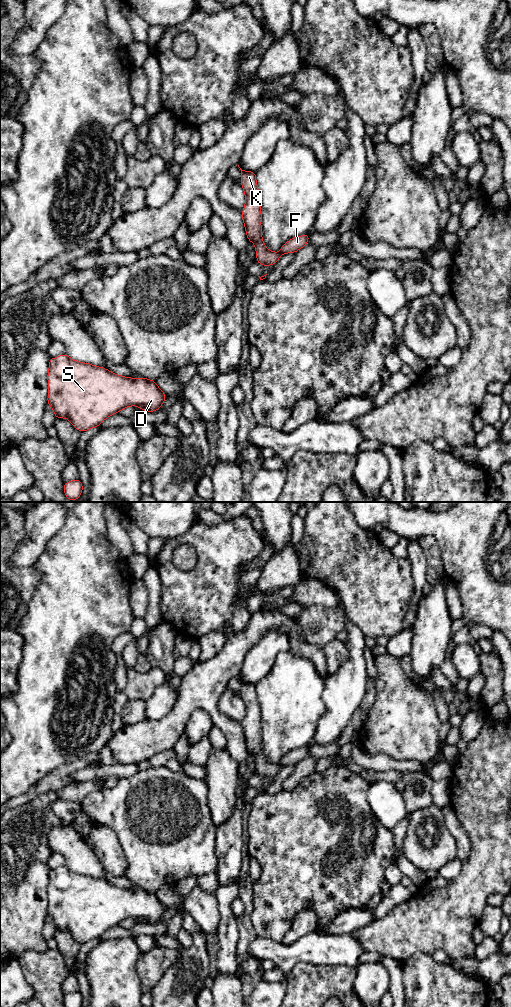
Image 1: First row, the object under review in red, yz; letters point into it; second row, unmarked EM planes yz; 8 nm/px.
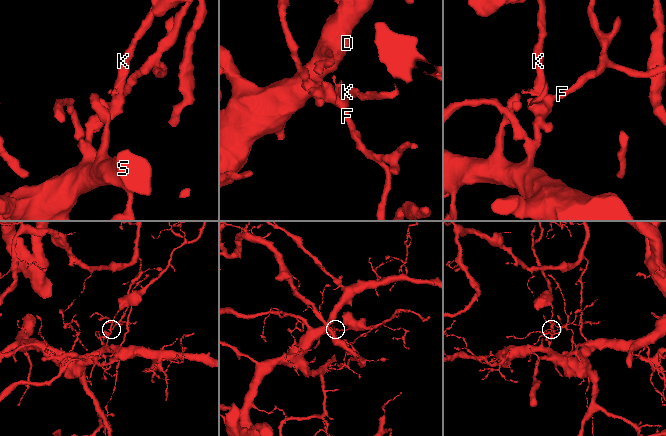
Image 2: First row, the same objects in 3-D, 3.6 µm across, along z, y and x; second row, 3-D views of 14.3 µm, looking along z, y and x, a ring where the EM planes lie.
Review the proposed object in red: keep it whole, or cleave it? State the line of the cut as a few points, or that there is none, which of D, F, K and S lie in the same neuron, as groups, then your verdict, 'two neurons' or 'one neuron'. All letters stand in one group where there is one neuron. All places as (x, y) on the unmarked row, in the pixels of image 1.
yz (279, 764), (280, 767) | D F S / K | two neurons

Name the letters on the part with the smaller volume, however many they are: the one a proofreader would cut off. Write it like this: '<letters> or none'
K

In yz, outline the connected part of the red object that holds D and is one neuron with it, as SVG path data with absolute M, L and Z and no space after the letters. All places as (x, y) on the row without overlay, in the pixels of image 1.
M67 866L50 870L47 891L47 915L55 929L67 930L81 944L98 939L107 929L128 918L138 918L148 924L156 923L167 909L154 892L123 889L106 880L73 872Z

